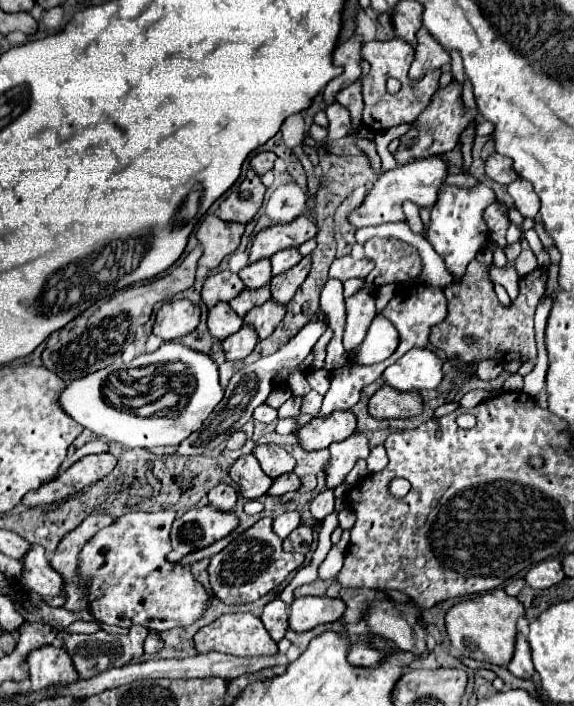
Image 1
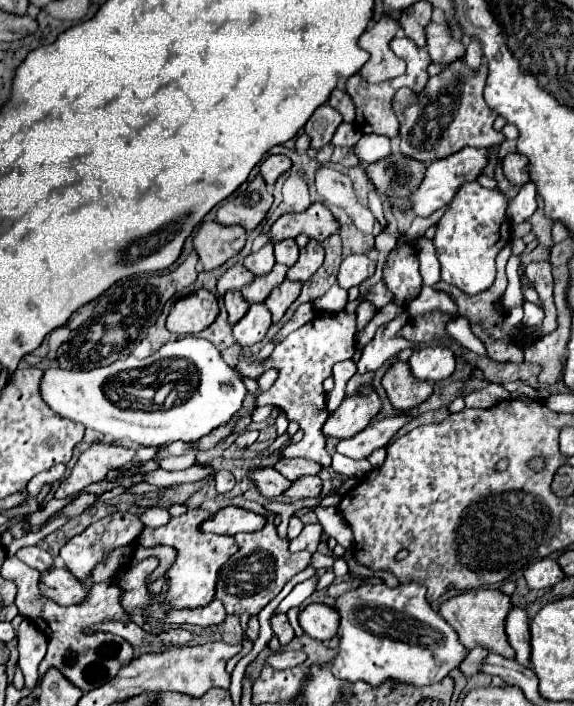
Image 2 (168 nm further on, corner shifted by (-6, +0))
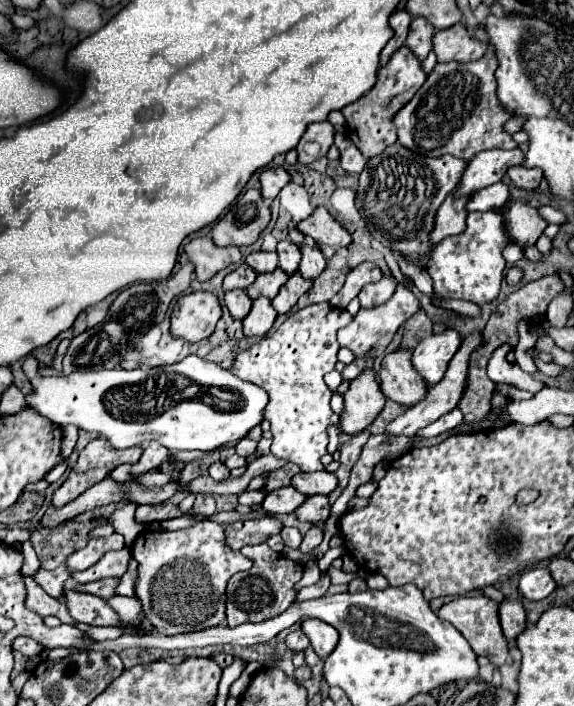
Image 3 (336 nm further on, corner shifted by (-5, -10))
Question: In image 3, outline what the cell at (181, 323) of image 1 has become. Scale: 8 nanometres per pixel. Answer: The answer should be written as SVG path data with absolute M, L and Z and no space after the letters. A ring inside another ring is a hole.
M192 292L178 300L172 312L170 332L186 342L206 340L222 316L218 298L212 292Z

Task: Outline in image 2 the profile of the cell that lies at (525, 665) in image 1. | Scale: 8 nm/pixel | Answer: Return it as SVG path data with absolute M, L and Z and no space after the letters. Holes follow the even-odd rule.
M513 606L505 618L507 640L515 650L515 660L529 666L529 620L523 608Z

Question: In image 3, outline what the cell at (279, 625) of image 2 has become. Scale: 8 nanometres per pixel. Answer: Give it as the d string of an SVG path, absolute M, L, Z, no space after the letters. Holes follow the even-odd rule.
M294 630L294 632L290 632L290 634L286 636L286 646L288 646L288 650L292 650L292 652L306 650L306 648L310 646L310 640L304 636L302 630Z

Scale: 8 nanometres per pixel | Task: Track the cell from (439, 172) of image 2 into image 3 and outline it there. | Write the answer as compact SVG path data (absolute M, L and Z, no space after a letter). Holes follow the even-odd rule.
M484 150L472 158L464 170L464 176L460 178L460 184L454 188L454 196L472 196L474 192L496 184L510 166L516 166L524 160L524 154L514 150Z

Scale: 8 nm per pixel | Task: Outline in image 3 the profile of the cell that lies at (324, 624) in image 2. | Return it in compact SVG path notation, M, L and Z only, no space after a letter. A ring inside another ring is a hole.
M306 618L300 626L302 626L302 632L308 636L310 646L320 658L326 658L336 648L338 634L336 634L336 628L332 628L330 624L320 622L316 618Z

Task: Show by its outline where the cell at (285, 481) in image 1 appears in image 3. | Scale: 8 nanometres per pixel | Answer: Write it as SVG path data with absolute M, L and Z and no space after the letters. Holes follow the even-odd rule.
M308 496L300 508L296 508L296 516L302 522L324 522L330 512L330 502L326 496Z

